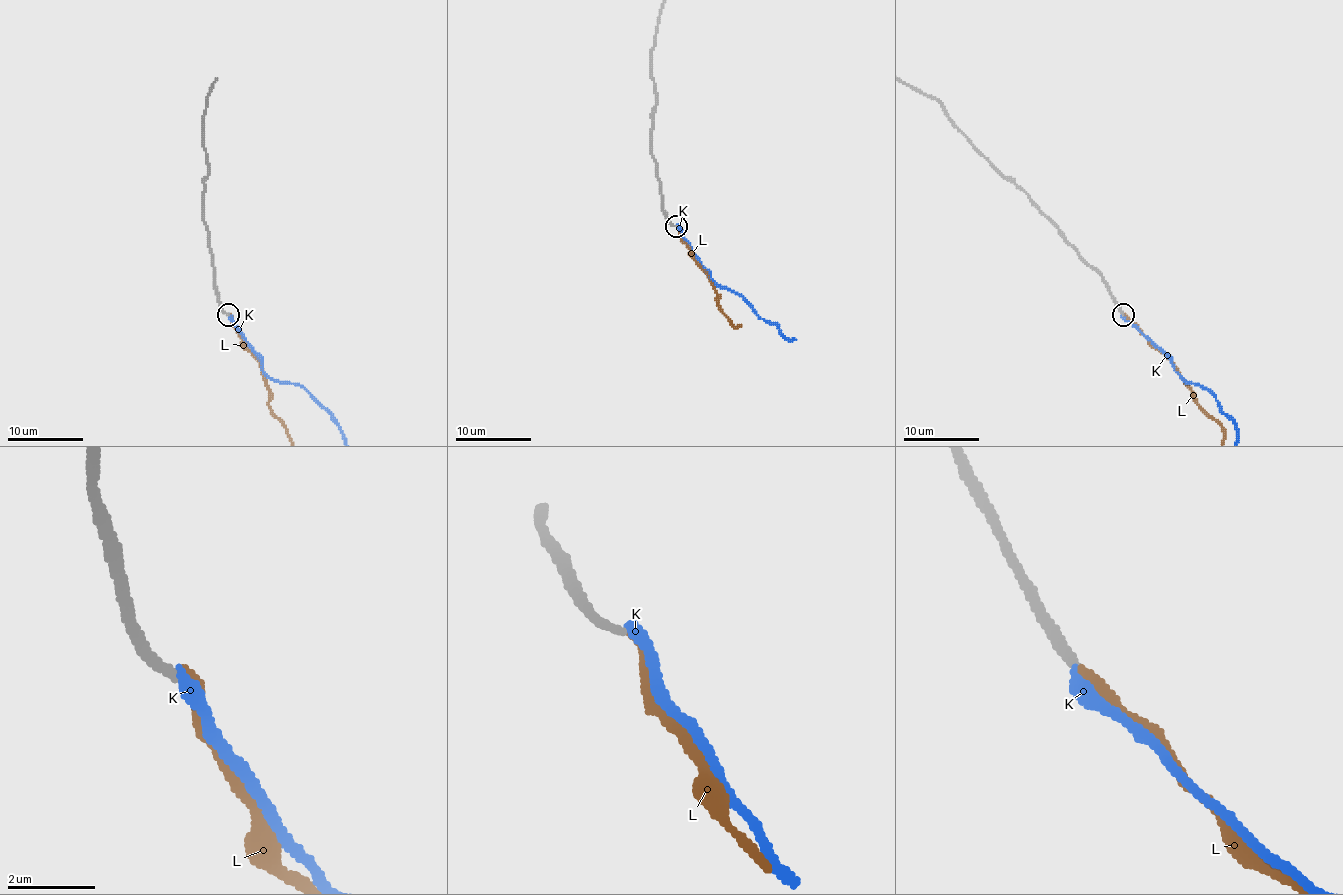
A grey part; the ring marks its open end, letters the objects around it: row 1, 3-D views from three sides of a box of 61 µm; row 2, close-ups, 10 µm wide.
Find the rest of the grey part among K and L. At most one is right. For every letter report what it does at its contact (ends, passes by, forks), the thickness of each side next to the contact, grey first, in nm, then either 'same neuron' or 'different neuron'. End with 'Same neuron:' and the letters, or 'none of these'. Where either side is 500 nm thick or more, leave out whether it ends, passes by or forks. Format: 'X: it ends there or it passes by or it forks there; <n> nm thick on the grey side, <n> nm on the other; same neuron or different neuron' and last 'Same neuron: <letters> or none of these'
K: it ends there; 240 nm thick on the grey side, 360 nm on the other; different neuron
L: it ends there; 240 nm thick on the grey side, 240 nm on the other; same neuron
Same neuron: L

